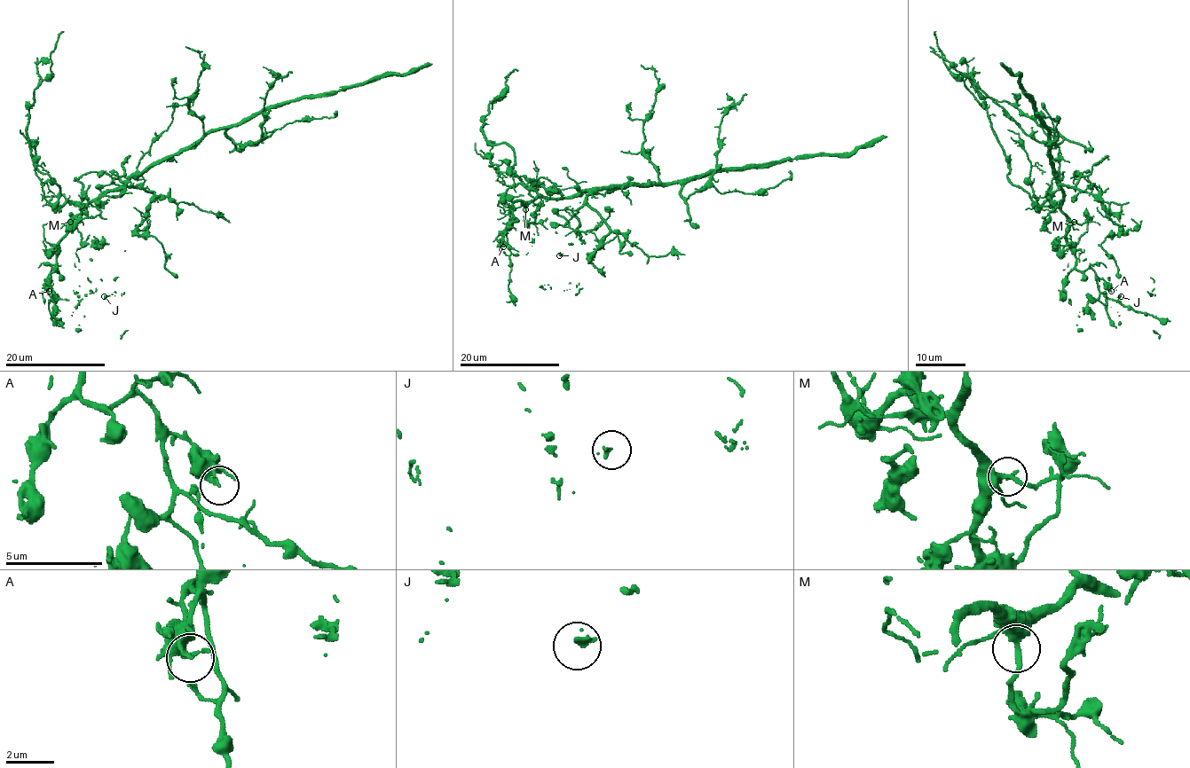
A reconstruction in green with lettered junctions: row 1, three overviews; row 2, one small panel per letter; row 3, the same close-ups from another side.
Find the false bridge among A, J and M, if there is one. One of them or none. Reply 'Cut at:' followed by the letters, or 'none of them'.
Cut at: A

